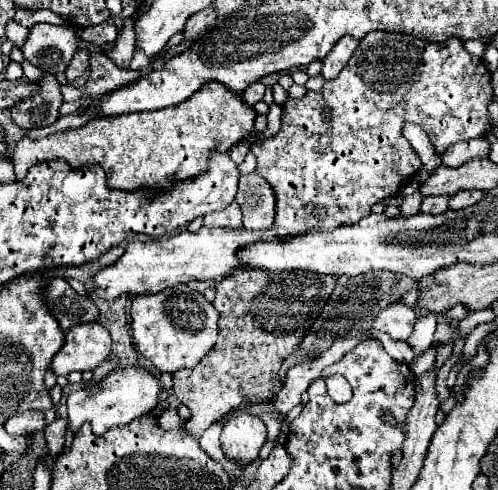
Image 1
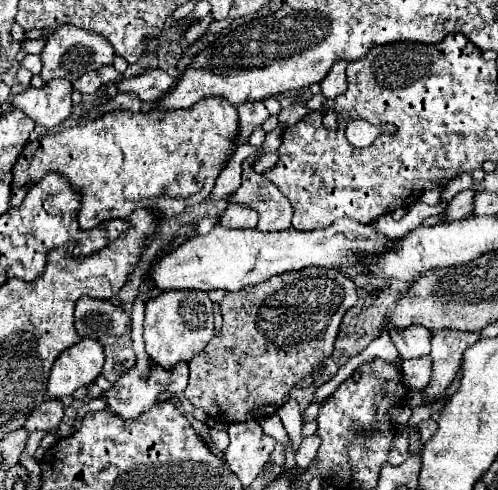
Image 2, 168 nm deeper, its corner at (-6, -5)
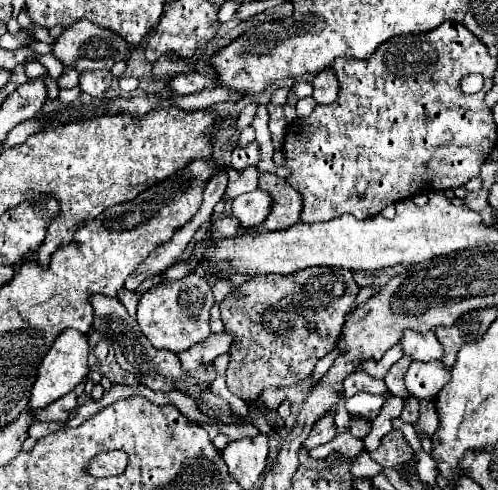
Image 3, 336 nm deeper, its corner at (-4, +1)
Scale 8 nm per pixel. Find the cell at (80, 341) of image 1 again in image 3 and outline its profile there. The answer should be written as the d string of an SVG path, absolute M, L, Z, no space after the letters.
M68 328L56 338L52 348L44 356L42 364L38 366L36 382L30 392L30 410L40 410L40 408L52 404L54 400L62 398L64 394L72 392L74 386L78 382L82 382L82 378L86 374L88 374L88 338L82 332Z

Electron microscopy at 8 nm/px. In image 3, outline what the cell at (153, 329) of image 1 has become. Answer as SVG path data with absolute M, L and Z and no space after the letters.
M190 272L190 276L184 276L180 280L166 280L158 286L152 286L150 290L142 292L138 300L138 326L142 334L152 342L154 348L166 348L170 352L182 352L190 346L202 342L202 338L210 336L210 308L214 306L214 294L206 278L196 276L196 272Z

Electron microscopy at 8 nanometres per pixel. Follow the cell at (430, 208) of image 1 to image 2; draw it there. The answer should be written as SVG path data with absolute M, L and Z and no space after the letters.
M464 190L464 192L458 192L452 200L448 200L444 212L440 216L444 216L446 220L460 220L464 216L470 216L472 214L472 196L476 192L472 190Z

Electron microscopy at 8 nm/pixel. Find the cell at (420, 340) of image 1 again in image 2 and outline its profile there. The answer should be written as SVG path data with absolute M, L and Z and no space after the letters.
M420 356L420 358L412 358L412 360L402 362L404 382L408 384L410 390L420 390L420 388L424 388L424 384L428 384L430 374L432 374L430 364L432 364L430 356Z

